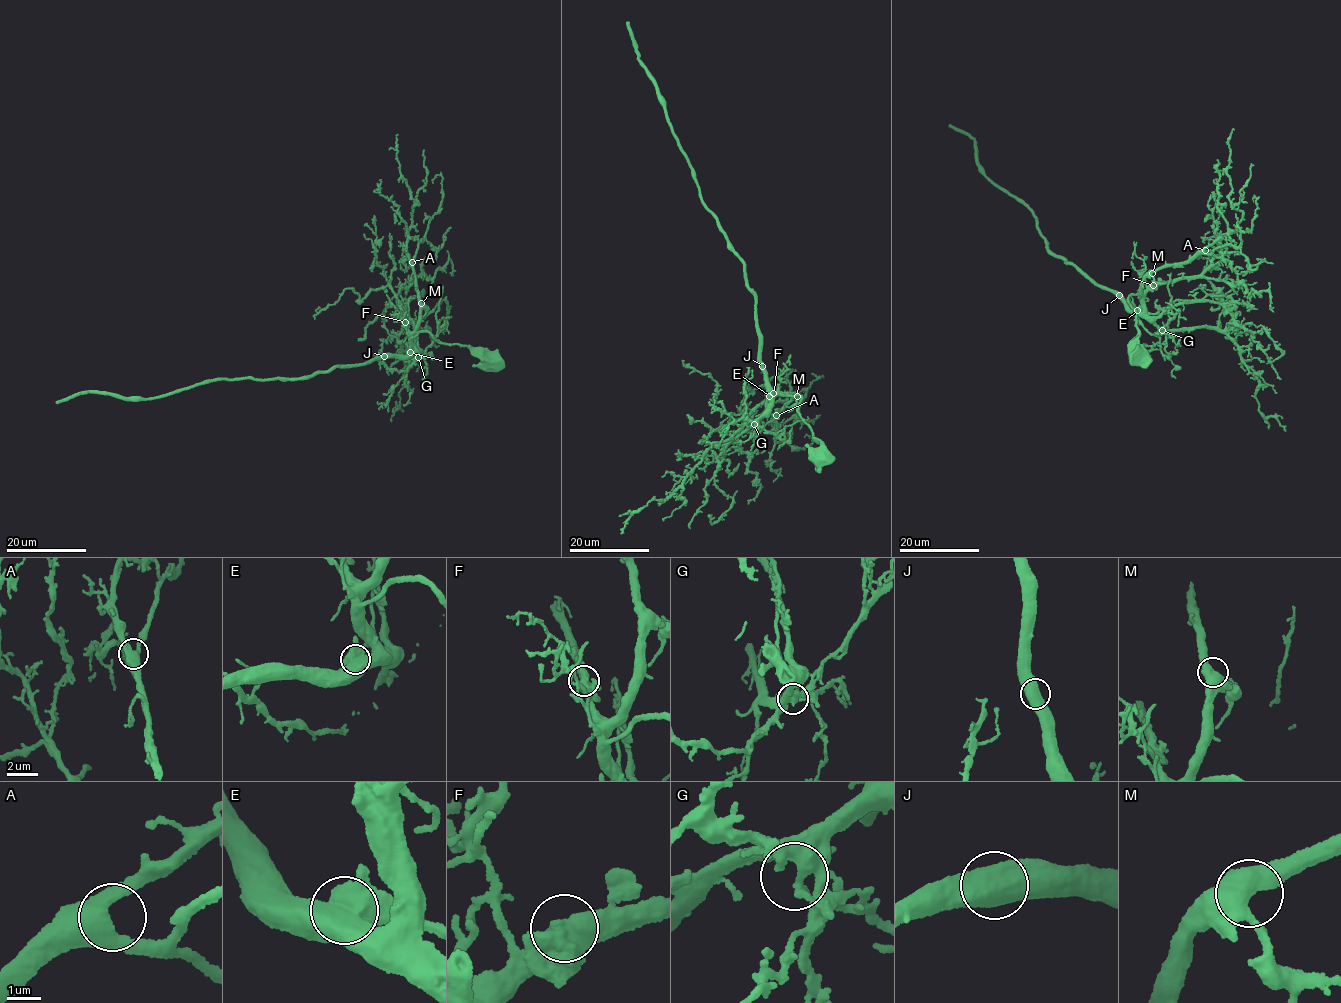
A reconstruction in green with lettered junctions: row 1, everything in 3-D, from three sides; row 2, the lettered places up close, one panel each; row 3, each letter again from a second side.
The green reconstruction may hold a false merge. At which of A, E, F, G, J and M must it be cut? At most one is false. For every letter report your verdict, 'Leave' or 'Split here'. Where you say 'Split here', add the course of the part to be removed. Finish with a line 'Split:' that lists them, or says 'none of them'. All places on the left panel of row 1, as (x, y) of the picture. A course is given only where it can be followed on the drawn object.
A: Leave
E: Split here. Course of the part to remove: (410, 352), (415, 345), (414, 323), (399, 292), (405, 283), (408, 283), (406, 293)
F: Leave
G: Leave
J: Leave
M: Leave
Split: E

